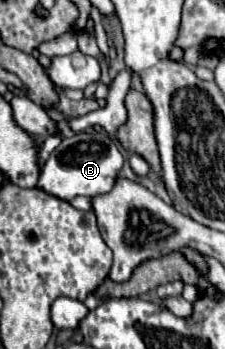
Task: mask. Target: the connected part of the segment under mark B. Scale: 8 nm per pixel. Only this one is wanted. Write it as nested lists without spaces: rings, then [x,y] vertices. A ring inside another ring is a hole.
[[[77,133],[73,137],[65,137],[49,155],[37,187],[65,201],[71,201],[77,195],[97,197],[113,189],[123,163],[125,157],[113,137],[101,133]]]

